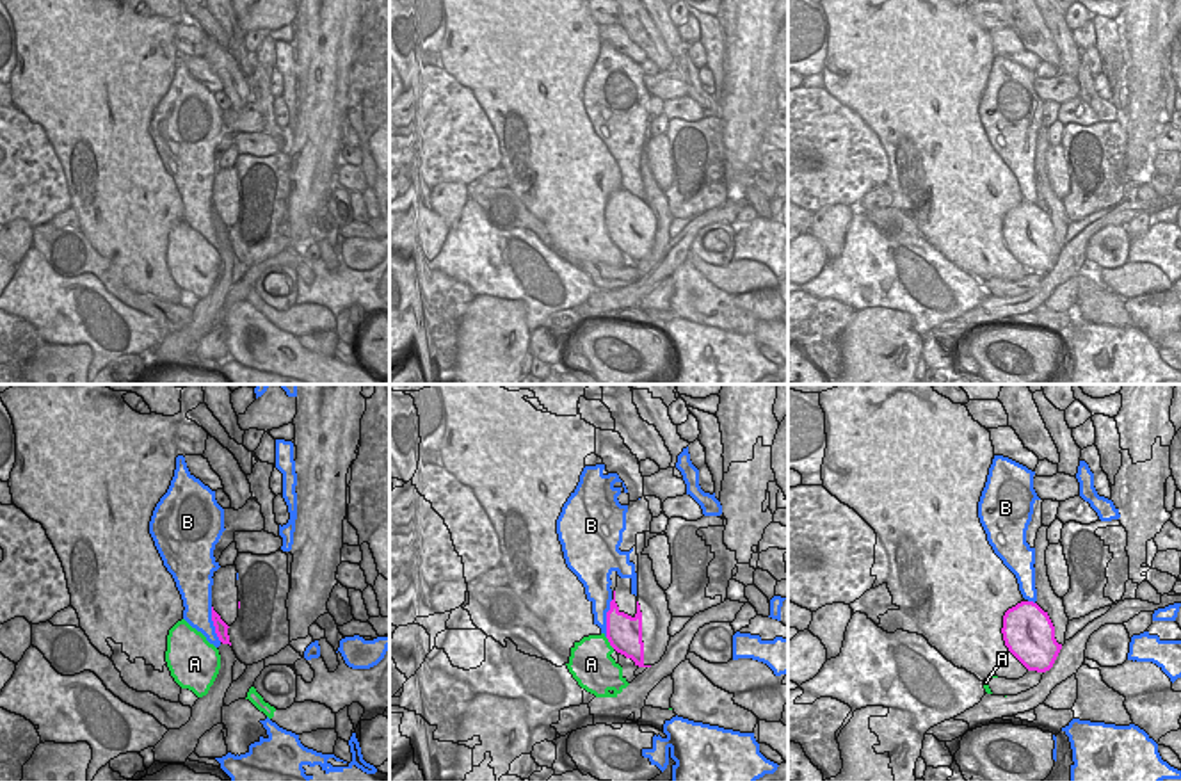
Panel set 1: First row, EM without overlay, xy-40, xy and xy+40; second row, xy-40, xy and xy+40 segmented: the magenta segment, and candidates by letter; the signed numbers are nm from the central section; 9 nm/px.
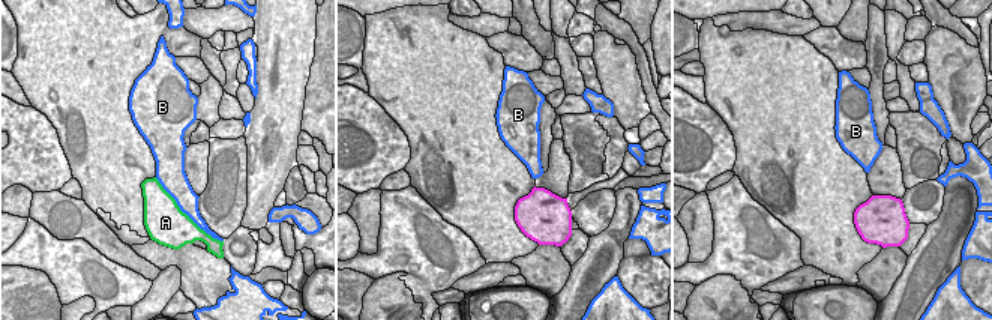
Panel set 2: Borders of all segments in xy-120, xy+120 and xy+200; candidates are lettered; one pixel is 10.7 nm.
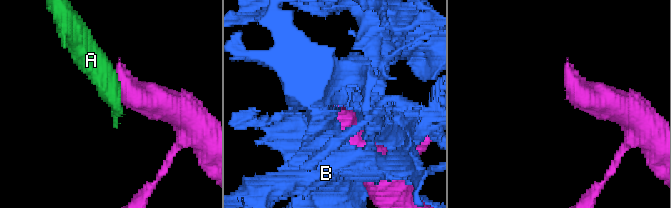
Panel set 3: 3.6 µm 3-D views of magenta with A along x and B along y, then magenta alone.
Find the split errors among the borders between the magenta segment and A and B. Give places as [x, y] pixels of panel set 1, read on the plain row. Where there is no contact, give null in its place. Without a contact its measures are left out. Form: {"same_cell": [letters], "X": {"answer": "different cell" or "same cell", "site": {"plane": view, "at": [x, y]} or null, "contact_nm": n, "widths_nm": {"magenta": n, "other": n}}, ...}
{"same_cell": ["A"], "A": {"answer": "same cell", "site": {"plane": "xy", "at": [609, 242]}, "contact_nm": 140, "widths_nm": {"magenta": 320, "other": 380}}, "B": {"answer": "different cell", "site": {"plane": "xy", "at": [607, 219]}, "contact_nm": 340, "widths_nm": {"magenta": 320, "other": 220}}}

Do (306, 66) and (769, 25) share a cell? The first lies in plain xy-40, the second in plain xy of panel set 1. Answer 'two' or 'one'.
one

